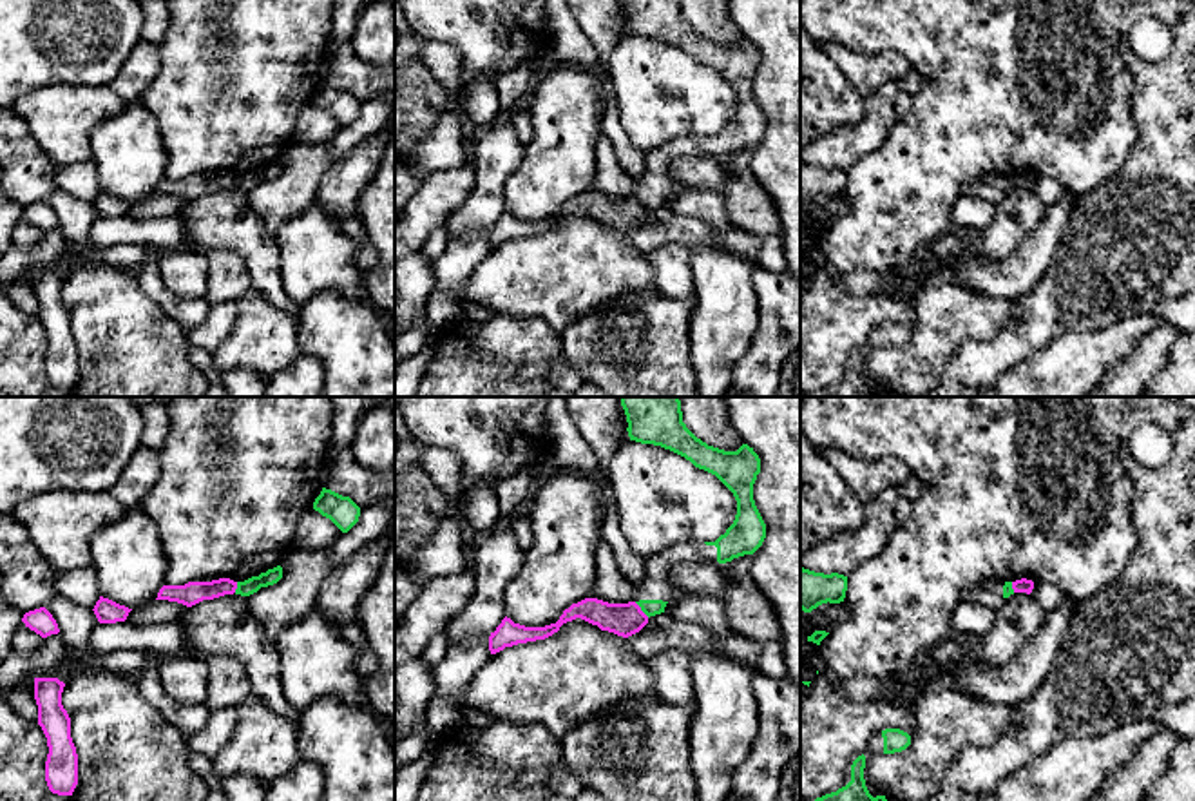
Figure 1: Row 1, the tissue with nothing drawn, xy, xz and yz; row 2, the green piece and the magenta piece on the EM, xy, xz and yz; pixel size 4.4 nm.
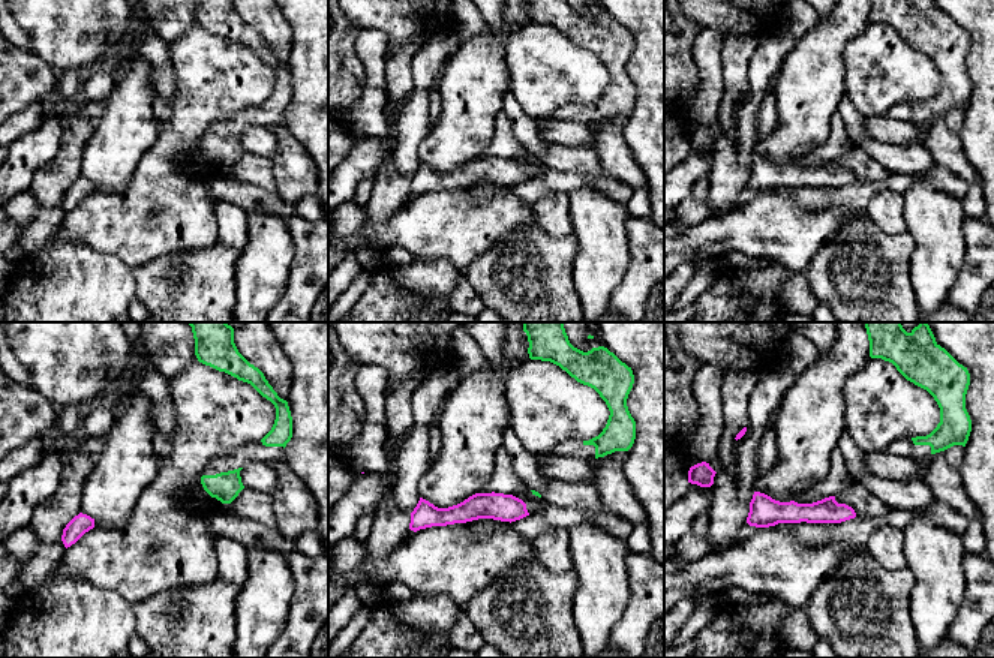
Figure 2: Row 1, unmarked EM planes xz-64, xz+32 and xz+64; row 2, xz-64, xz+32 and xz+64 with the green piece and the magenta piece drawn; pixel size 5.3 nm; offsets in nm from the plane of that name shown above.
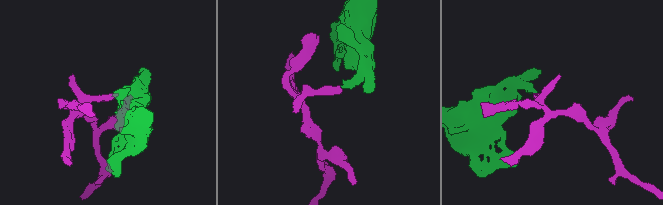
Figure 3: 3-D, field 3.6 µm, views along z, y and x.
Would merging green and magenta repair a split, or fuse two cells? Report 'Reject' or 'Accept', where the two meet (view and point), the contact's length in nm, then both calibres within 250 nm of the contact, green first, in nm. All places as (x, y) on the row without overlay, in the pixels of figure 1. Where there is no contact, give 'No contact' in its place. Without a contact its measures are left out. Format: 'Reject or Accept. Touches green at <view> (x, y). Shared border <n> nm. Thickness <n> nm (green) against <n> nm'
Reject. Touches green at xz (641, 203). Shared border 100 nm. Thickness 80 nm (green) against 140 nm

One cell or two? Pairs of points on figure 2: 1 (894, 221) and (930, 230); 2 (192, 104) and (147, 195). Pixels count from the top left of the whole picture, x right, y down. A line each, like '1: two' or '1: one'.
1: two
2: one

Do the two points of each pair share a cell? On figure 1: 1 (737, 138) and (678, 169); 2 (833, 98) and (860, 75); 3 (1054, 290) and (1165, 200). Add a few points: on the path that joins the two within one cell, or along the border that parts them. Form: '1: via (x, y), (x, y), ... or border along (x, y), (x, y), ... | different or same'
1: border along (707, 154), (721, 158) | different
2: border along (822, 51), (864, 96) | different
3: via (1081, 283), (1137, 227) | same

